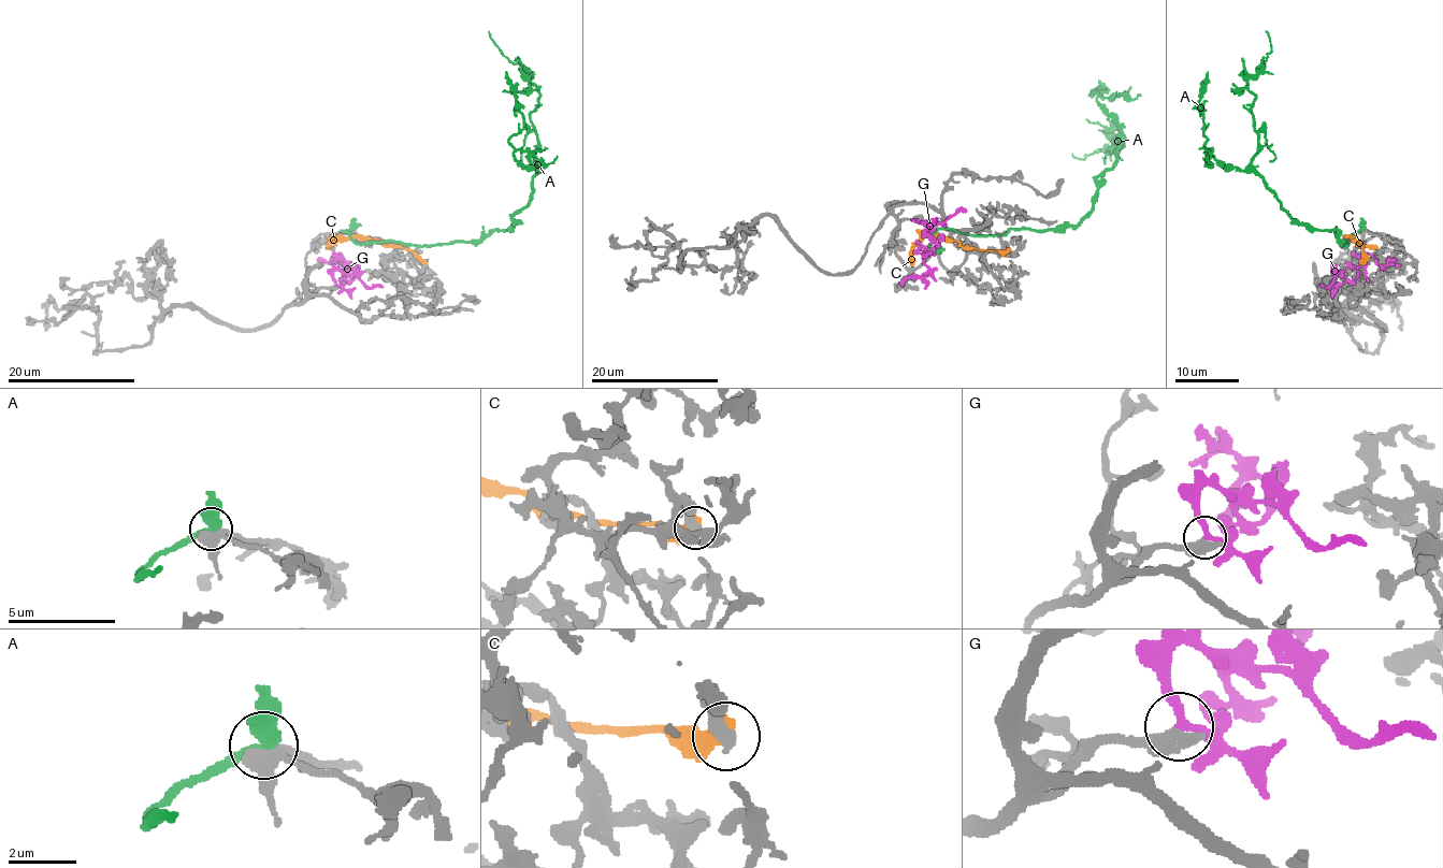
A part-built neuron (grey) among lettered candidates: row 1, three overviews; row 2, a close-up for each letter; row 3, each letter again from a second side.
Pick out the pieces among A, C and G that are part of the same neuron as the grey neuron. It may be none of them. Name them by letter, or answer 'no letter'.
G

